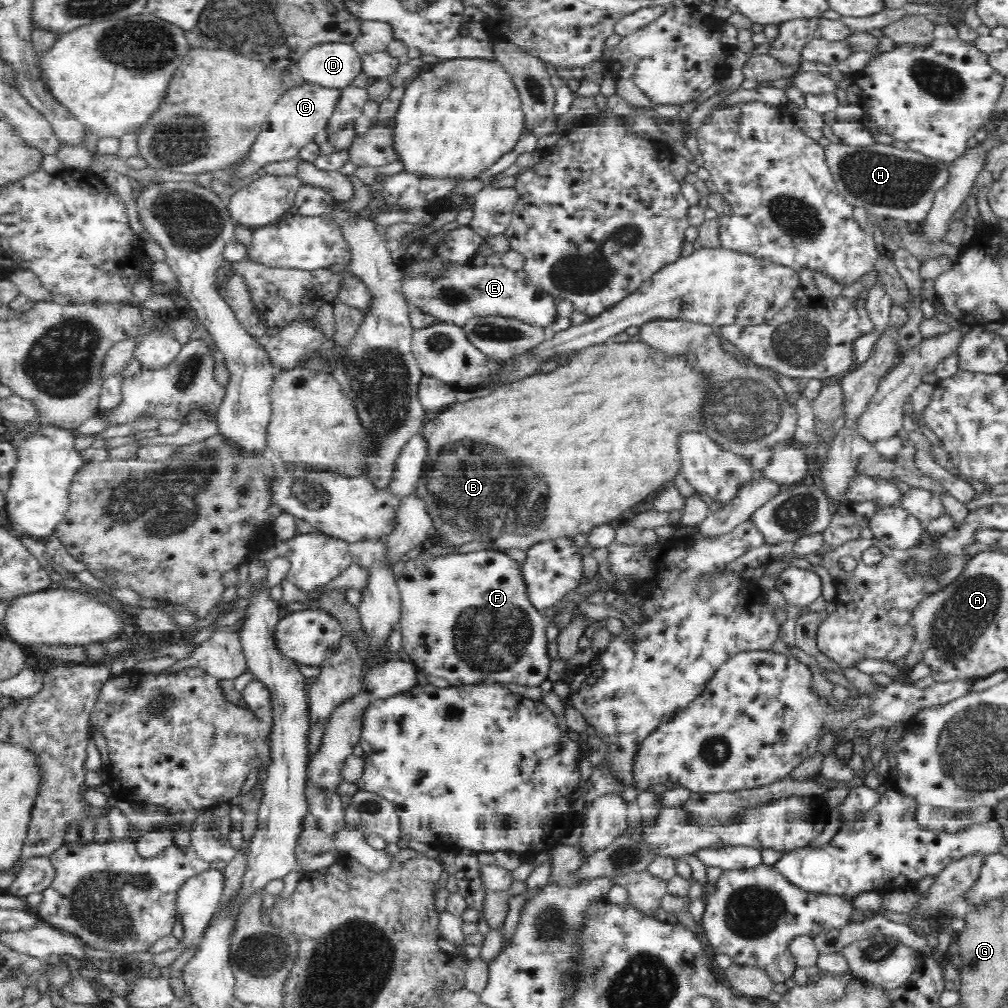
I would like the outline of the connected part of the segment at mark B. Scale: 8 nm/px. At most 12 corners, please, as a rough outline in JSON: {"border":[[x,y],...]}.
{"border":[[642,342],[429,417],[450,550],[528,554],[681,473],[701,376]]}

